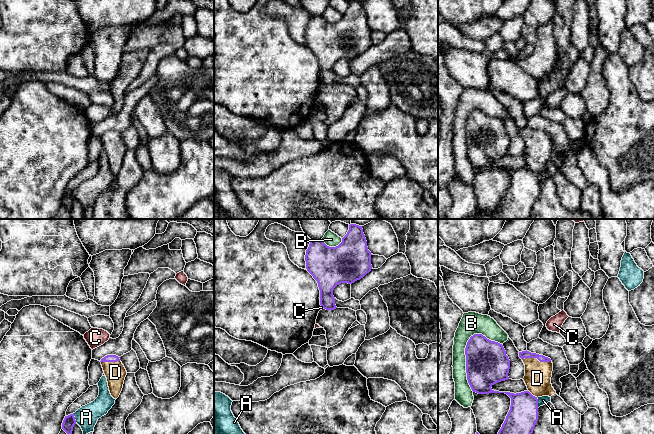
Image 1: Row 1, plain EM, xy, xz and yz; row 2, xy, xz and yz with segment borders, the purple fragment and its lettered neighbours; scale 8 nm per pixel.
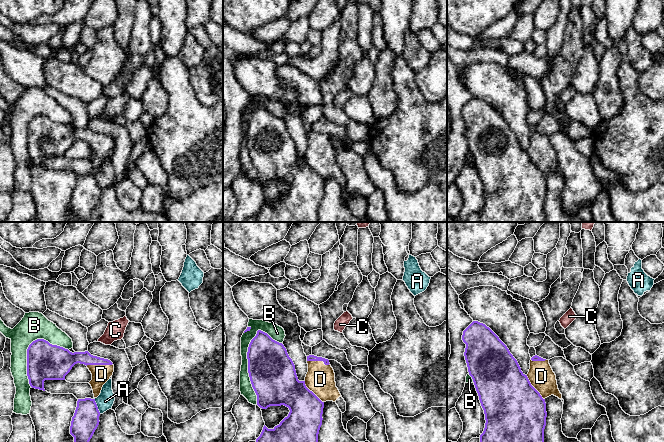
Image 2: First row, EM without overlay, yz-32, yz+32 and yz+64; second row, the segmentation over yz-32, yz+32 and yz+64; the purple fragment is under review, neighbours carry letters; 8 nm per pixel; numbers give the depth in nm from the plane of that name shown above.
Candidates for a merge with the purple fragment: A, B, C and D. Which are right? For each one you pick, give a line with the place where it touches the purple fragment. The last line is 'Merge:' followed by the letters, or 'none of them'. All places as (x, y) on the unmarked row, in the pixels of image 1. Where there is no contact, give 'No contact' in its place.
D: Touches purple at yz (536, 133)
Merge: D

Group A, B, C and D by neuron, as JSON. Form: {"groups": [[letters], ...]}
{"groups": [["A"], ["B", "C"], ["D"]]}

